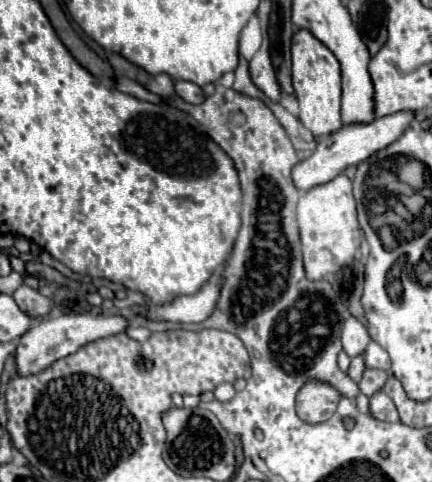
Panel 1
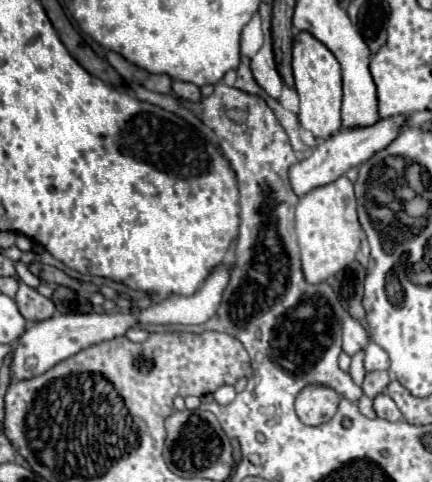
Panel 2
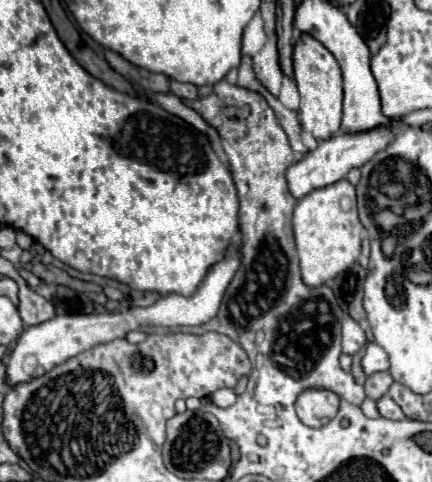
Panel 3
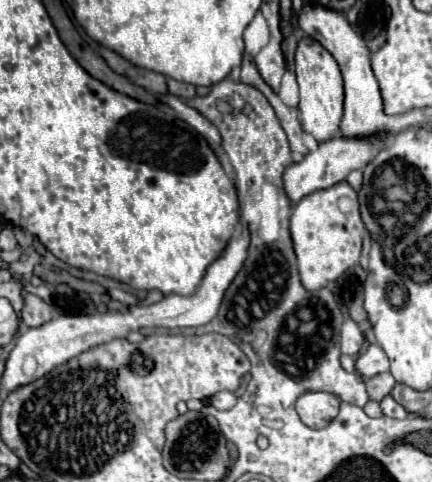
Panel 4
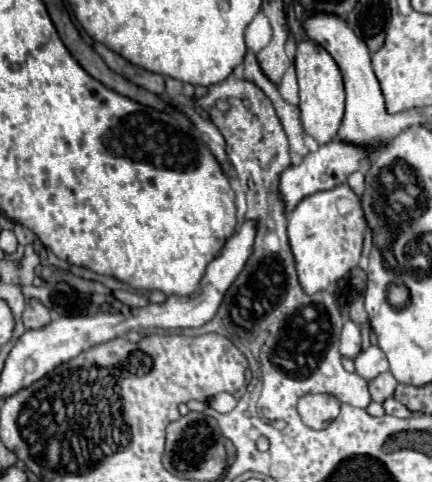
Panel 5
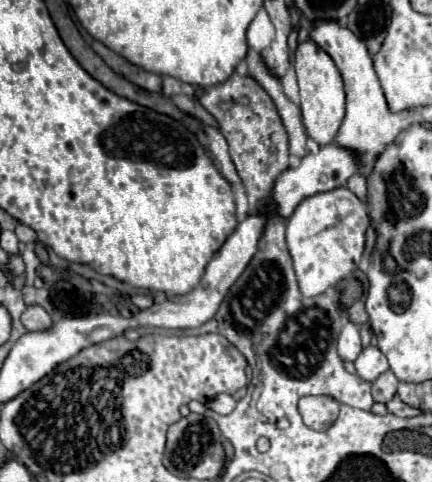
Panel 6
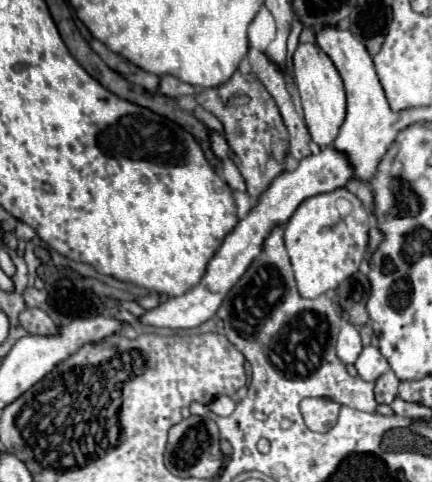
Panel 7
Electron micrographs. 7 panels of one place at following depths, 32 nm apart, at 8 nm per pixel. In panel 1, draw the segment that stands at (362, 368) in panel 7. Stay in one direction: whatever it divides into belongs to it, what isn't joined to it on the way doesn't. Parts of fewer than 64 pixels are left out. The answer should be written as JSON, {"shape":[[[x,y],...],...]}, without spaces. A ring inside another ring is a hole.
{"shape":[[[370,342],[366,352],[364,352],[364,362],[366,368],[376,368],[376,370],[388,370],[390,368],[390,358],[384,348],[380,348],[376,342]]]}

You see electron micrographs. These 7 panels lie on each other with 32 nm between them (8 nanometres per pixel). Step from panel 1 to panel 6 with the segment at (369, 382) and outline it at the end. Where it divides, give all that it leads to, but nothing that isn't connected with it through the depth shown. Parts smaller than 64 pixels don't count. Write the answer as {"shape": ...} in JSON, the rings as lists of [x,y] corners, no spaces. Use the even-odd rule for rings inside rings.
{"shape":[[[388,370],[384,372],[384,376],[378,376],[372,382],[372,396],[376,402],[390,402],[396,396],[396,388],[398,388],[398,380],[396,376]]]}

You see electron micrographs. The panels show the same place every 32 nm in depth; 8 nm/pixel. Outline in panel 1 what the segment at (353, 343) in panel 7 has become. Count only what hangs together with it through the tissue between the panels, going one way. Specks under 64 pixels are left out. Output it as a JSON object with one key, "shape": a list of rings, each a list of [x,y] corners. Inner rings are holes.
{"shape":[[[350,316],[342,326],[342,348],[344,348],[344,352],[350,358],[358,356],[358,354],[362,354],[366,350],[368,342],[370,342],[370,334],[364,328],[364,324]]]}

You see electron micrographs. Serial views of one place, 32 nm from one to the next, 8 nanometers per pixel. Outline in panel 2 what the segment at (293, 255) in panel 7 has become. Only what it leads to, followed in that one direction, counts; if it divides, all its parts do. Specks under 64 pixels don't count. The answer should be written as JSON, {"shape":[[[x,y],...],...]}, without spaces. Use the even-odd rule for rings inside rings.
{"shape":[[[342,176],[340,180],[314,188],[304,194],[296,206],[296,234],[302,256],[302,272],[306,282],[320,284],[330,276],[346,270],[360,250],[362,226],[356,214],[356,198],[352,182]]]}

